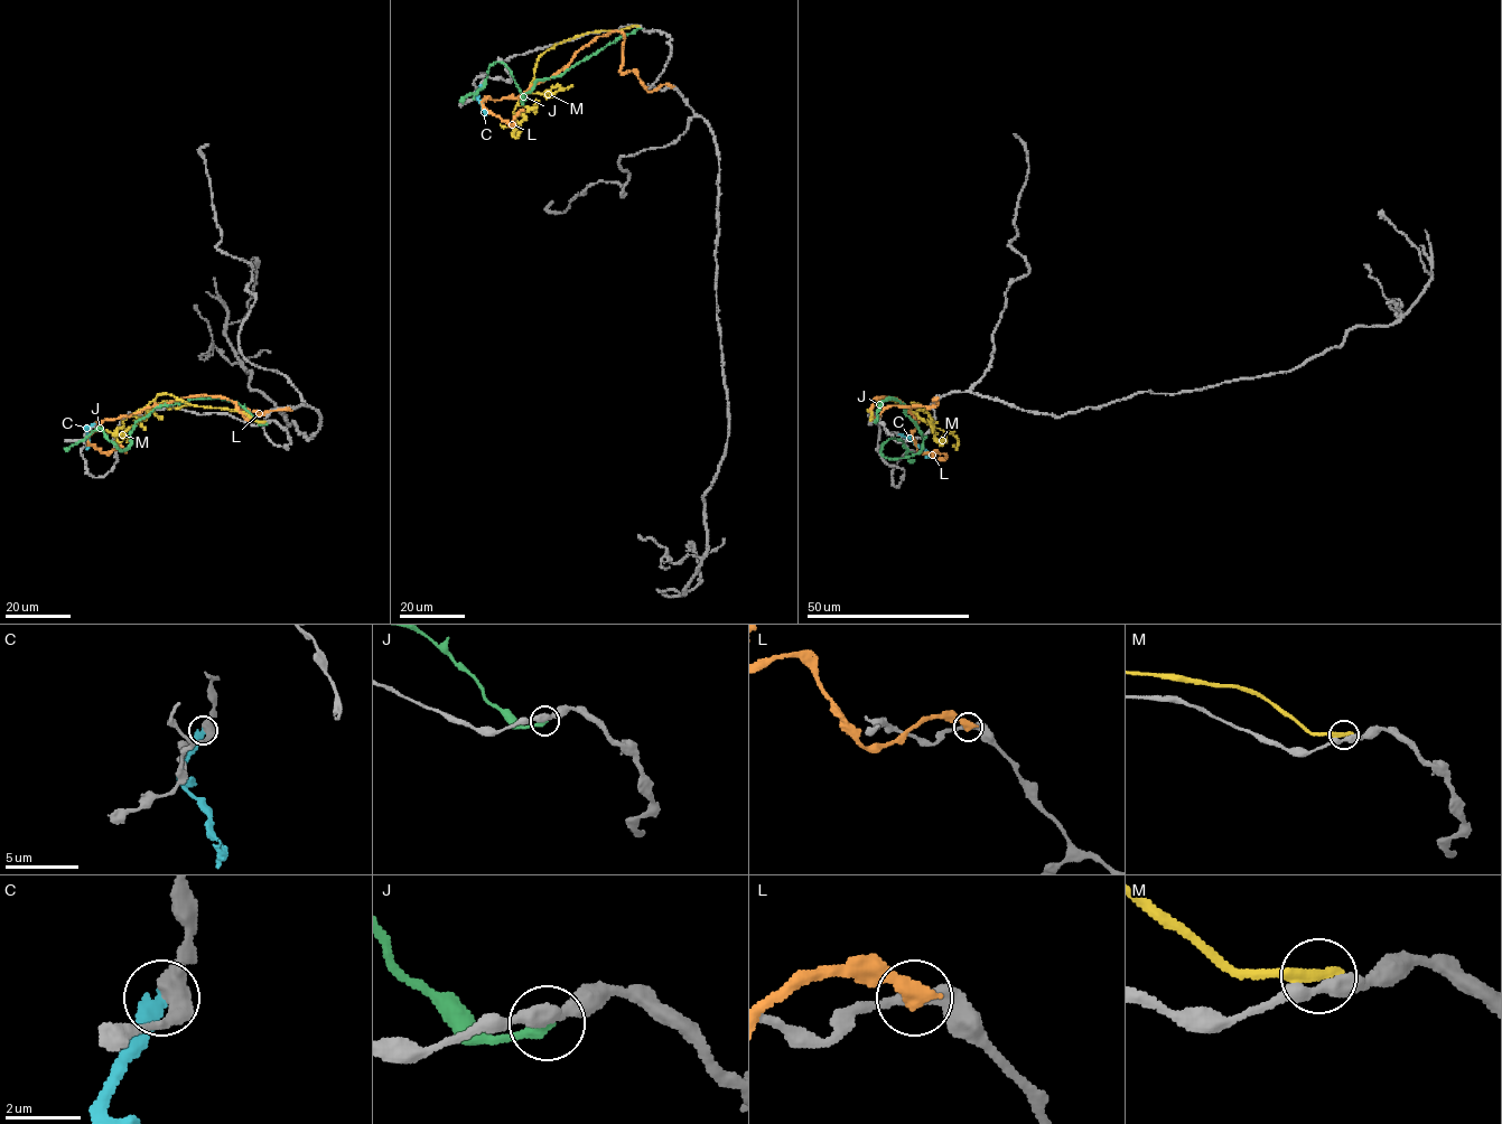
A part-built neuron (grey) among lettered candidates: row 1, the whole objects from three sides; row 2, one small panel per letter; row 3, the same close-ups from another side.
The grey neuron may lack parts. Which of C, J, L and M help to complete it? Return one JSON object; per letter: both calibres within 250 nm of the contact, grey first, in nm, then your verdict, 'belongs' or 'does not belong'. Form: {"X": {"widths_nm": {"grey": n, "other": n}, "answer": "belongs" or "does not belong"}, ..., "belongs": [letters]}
{"C": {"widths_nm": {"grey": 420, "other": 380}, "answer": "does not belong"}, "J": {"widths_nm": {"grey": 360, "other": 320}, "answer": "does not belong"}, "L": {"widths_nm": {"grey": 360, "other": 480}, "answer": "does not belong"}, "M": {"widths_nm": {"grey": 360, "other": 360}, "answer": "does not belong"}, "belongs": []}

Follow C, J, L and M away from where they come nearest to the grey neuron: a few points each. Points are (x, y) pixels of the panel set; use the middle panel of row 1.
C: (481, 85), (476, 95), (484, 110)
J: (641, 28), (559, 75), (537, 80), (521, 101), (511, 72), (494, 62), (485, 84), (463, 102)
L: (671, 86), (647, 91), (634, 72), (621, 72), (616, 30), (516, 97), (482, 102), (511, 124), (524, 111)
M: (637, 26), (577, 35), (546, 50), (539, 57), (529, 91), (514, 113), (516, 123), (513, 136), (521, 131)

